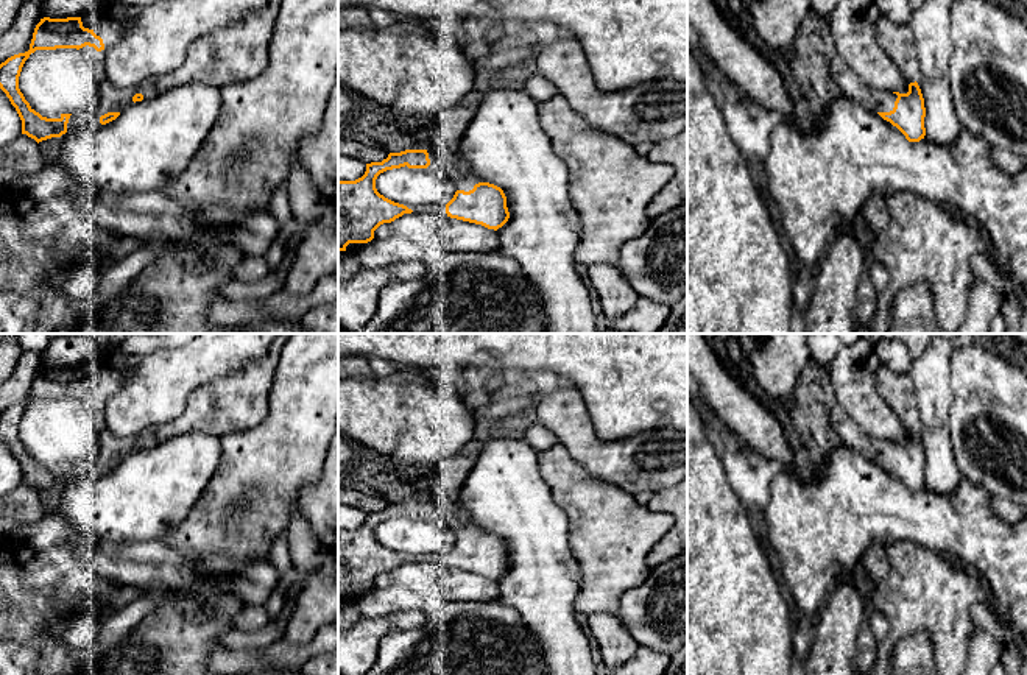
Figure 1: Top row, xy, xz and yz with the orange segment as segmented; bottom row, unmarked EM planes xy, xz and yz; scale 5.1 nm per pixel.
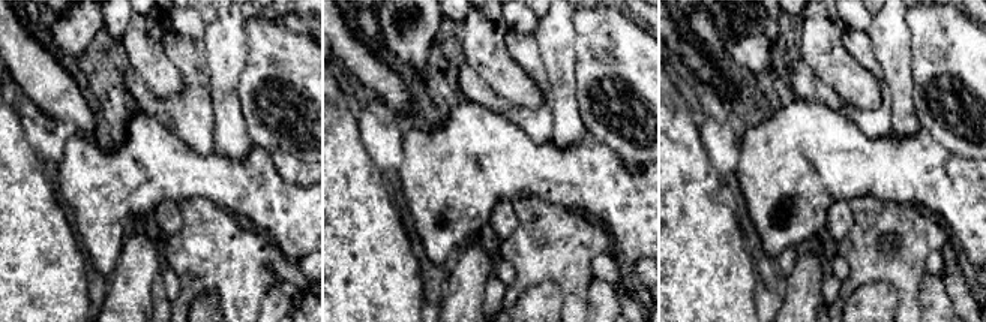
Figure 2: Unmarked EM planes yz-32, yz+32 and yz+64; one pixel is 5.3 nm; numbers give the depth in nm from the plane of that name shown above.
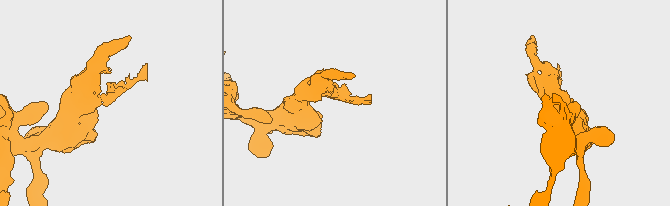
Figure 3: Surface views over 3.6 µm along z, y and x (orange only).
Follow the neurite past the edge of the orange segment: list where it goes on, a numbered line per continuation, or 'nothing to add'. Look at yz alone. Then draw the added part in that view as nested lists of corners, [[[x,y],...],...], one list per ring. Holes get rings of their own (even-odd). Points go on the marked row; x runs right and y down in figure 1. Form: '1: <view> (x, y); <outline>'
1: yz (876, 100); [[[838,55],[831,62],[831,76],[846,97],[865,104],[870,111],[893,111],[898,95],[866,86]]]

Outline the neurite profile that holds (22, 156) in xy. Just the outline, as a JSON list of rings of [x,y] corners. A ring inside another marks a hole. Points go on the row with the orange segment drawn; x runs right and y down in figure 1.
[[[20,134],[0,148],[0,189],[11,187],[17,178],[41,171],[44,162],[37,142],[26,134]]]

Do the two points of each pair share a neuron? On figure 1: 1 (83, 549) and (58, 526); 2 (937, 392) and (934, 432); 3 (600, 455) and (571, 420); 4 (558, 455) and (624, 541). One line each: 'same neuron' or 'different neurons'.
1: same neuron
2: same neuron
3: same neuron
4: same neuron

